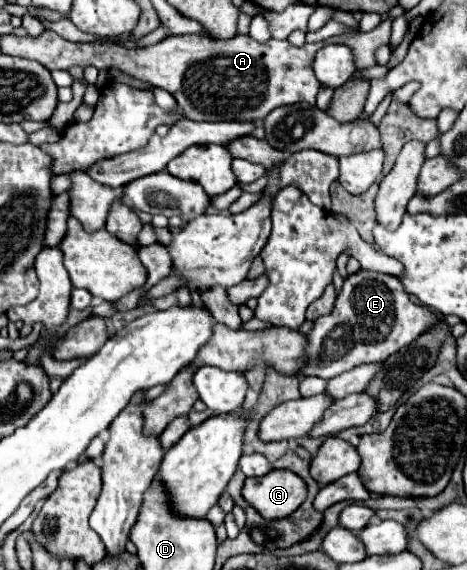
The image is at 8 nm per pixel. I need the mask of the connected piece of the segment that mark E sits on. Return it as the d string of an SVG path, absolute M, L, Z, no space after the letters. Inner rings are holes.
M359 271L345 279L333 313L317 319L305 335L307 363L295 377L331 379L363 363L381 363L397 349L413 343L433 323L437 323L437 317L425 307L411 303L397 277Z

